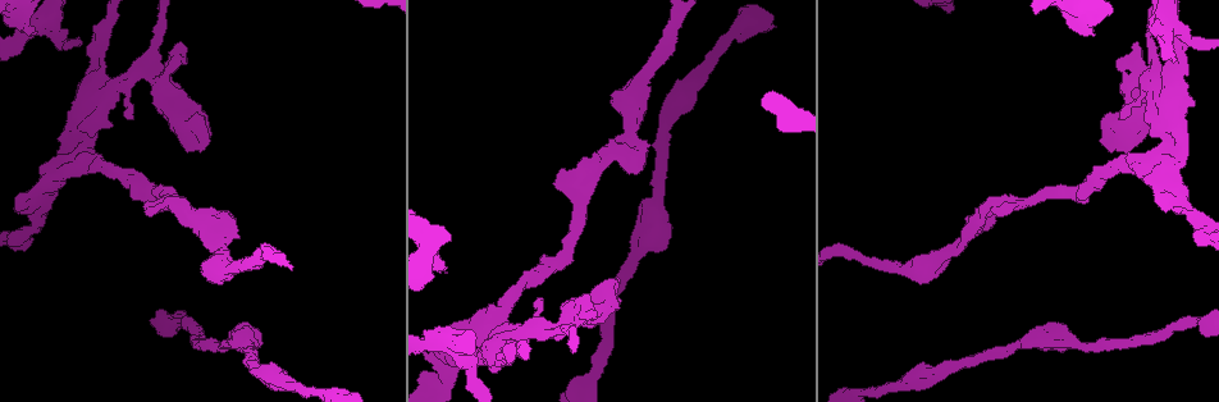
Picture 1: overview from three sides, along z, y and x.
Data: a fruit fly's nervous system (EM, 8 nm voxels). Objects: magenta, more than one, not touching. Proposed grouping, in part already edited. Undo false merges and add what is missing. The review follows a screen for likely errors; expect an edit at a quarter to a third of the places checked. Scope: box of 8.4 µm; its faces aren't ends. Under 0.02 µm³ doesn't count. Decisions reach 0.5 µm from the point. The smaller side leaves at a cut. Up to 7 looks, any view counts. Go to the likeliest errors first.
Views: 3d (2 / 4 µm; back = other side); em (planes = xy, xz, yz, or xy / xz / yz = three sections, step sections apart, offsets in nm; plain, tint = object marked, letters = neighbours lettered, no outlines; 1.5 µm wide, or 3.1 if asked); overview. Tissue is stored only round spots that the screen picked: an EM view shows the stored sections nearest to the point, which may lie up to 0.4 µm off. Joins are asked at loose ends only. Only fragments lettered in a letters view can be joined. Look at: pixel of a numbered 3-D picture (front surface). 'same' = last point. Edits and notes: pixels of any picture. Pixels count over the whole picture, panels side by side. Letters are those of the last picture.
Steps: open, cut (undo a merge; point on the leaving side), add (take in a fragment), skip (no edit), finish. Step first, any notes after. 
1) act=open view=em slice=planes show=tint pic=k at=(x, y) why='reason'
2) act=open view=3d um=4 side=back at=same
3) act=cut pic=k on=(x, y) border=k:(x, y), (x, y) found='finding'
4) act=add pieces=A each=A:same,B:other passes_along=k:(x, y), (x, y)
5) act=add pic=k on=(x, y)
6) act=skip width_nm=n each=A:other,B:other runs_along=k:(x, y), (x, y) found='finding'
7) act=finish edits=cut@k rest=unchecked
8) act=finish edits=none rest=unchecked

act=open view=em slice=yz step=8 show=letters pic=1 at=(36, 32) why='stops while still wide'

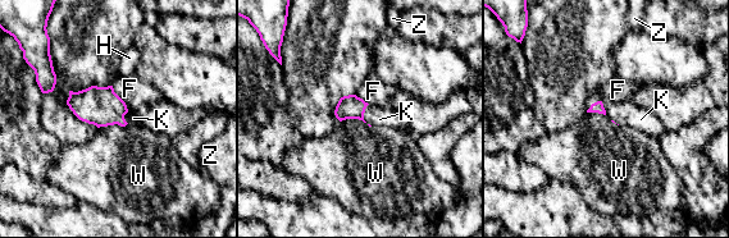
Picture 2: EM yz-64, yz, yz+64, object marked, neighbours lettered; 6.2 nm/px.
act=add pieces=K each=F:other,H:other,K:same,W:other,Z:other passes_along=2:(351, 106), (363, 115), (379, 117) found='the cell continues'

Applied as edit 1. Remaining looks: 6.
act=open view=overview

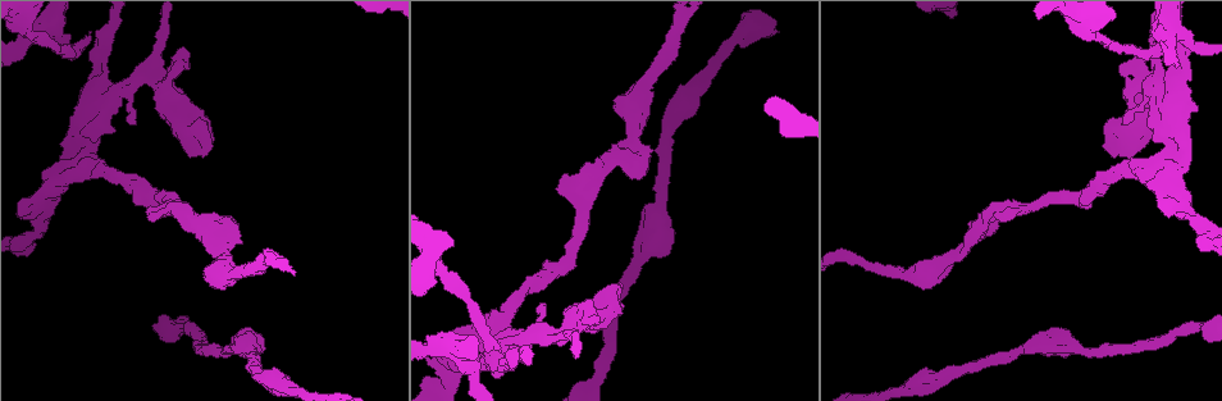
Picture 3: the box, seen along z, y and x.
act=open view=3d um=2 pic=3 at=(620, 286) why='branch stops here'

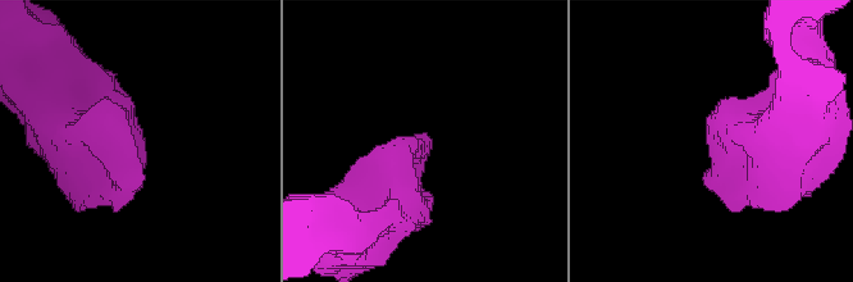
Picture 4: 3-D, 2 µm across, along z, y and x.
act=open view=em slice=planes show=letters pic=4 at=(706, 179)

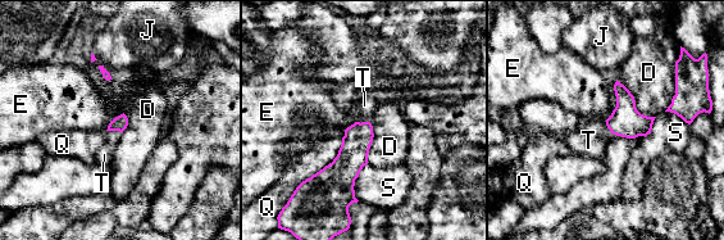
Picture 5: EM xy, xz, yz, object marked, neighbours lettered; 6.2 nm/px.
act=add pieces=T longest_contact=D:340nm each=D:other,E:other,J:other,Q:other,S:other,T:same passes_along=5:(119, 123), (114, 130), (104, 154) found='the cell continues'

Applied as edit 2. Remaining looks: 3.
act=open view=overview

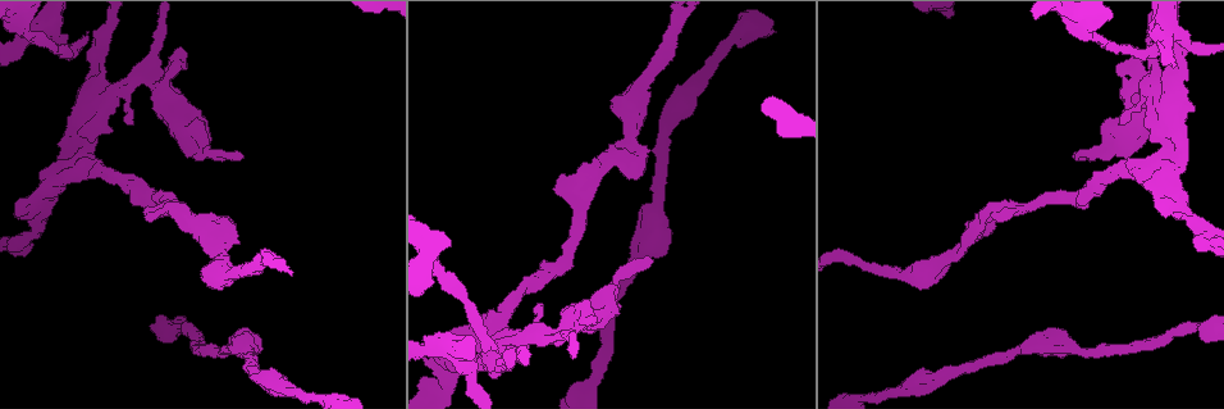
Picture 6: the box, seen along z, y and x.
act=open view=em slice=planes show=letters pic=6 at=(1198, 325) why='a narrow waist'

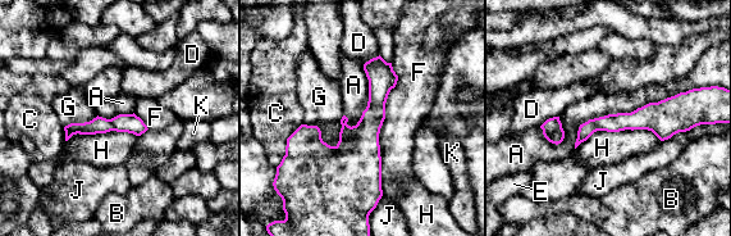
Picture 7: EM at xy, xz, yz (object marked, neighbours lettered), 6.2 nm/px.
act=skip each=A:other,B:other,C:other,D:other,E:other,F:other,G:other,H:other,J:other,K:other found='continuous, no second cell'

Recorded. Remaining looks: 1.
act=finish edits=add@2,add@5 rest=unchecked

